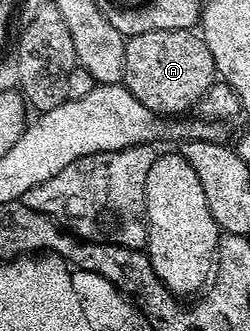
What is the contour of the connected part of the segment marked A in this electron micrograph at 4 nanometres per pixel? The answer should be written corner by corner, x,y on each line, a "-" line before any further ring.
165,29
164,31
148,31
135,37
126,38
124,51
124,71
121,84
125,85
144,107
159,115
182,115
185,109
193,110
199,99
208,91
208,87
216,80
216,70
212,51
208,51
206,42
197,32
189,29

